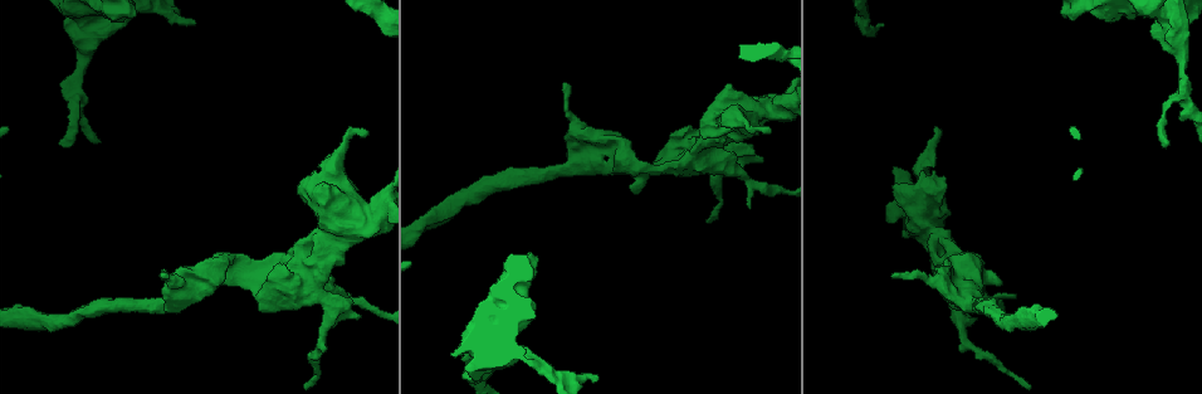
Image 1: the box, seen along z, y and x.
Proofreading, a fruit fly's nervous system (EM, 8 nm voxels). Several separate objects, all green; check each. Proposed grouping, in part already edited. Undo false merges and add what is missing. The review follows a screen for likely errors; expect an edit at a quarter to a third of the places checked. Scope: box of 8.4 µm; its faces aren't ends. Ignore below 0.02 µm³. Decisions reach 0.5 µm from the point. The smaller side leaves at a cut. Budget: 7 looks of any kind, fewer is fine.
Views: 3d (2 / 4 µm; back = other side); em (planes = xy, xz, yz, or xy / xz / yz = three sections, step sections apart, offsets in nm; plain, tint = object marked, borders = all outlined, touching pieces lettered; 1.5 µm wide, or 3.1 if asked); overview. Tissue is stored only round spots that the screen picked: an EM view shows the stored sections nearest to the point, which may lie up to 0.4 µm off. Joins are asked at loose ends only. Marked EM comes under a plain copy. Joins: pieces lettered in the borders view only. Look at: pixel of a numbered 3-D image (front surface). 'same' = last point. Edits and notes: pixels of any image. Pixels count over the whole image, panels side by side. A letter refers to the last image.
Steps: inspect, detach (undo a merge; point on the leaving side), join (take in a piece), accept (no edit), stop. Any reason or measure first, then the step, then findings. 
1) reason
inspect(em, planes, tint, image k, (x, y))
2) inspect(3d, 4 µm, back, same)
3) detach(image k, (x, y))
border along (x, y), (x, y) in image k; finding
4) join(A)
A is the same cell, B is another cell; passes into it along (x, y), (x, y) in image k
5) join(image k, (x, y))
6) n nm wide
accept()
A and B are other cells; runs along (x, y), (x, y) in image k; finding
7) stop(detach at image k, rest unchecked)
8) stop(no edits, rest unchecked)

branch stops here
inspect(3d, 4 µm, image 1, (59, 142))

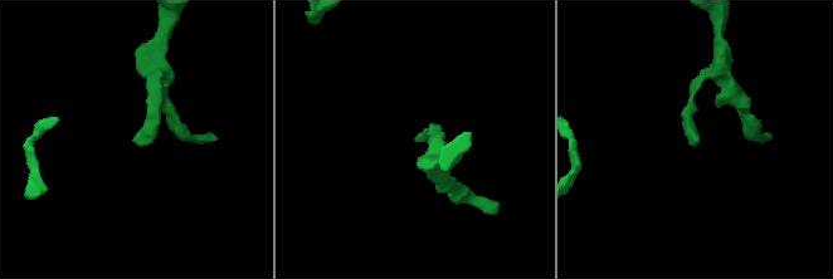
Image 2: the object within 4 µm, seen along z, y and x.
inspect(em, planes, borders, image 2, (419, 141))

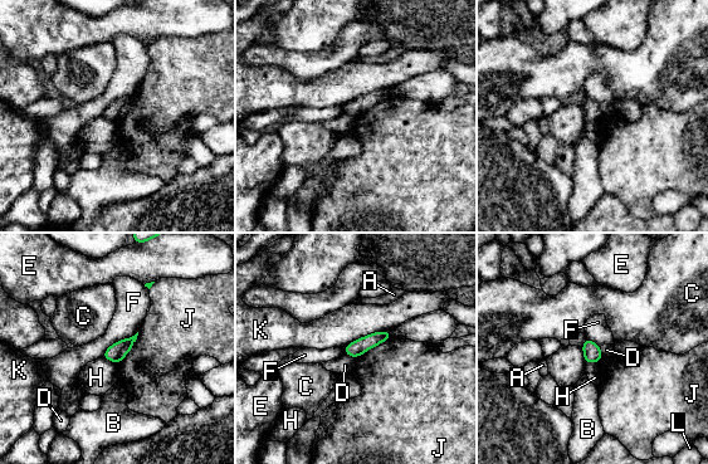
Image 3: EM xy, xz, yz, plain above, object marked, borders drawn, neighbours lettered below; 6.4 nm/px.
accept()
A, B, C, D, E, F, H, J, K and L are other cells; border along (391, 336), (370, 347), (356, 359) in image 3; no lettered piece goes on from it

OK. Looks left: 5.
branch stops here
inspect(em, yz, step 4, borders, image 1, (570, 88))

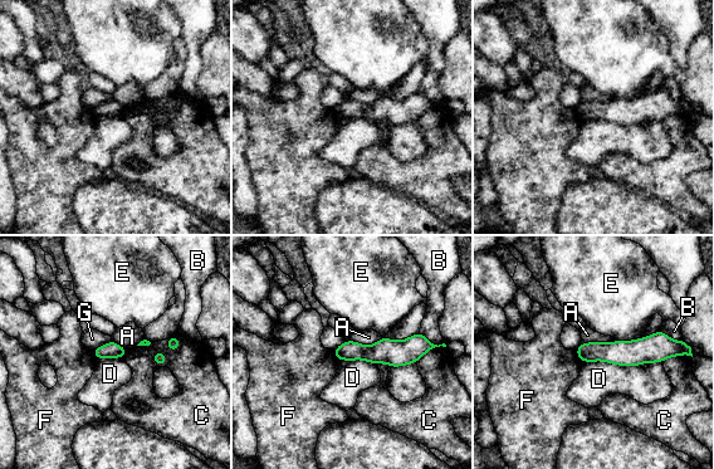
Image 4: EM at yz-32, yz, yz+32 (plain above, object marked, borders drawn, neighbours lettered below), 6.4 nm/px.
accept()
A, B, C, D, E, F and G are other cells; border along (640, 337), (615, 341) in image 4; none of them fits

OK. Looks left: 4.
sharp bend
inspect(em, planes, borders, image 1, (329, 305))

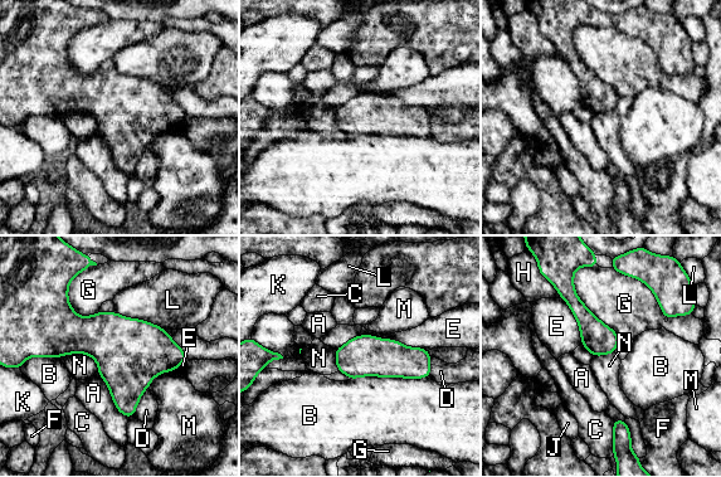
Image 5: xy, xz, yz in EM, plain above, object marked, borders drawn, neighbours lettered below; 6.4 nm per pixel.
260 nm wide
accept()
A, B, C, D, E, F, G, H, J, K, L, M and N are other cells; border along (369, 334), (428, 351) in image 5; one neuron here

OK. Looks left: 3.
stop(no edits, rest unchecked)

